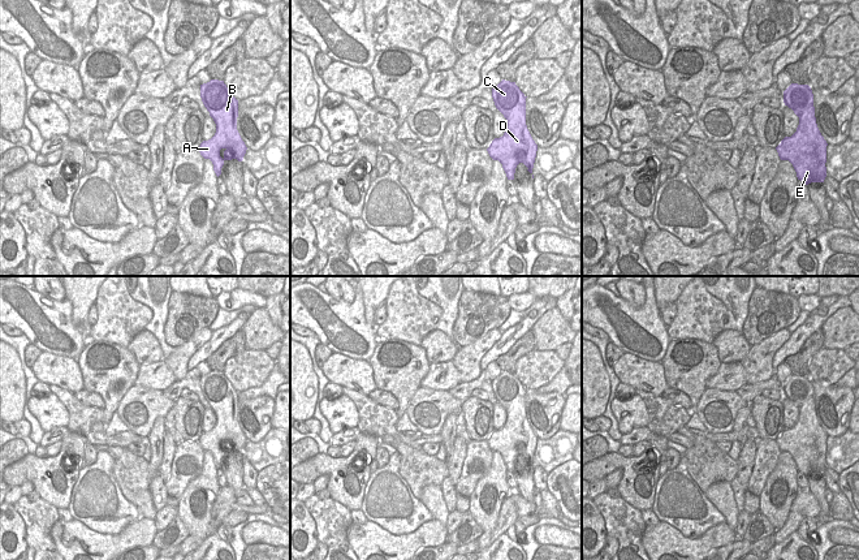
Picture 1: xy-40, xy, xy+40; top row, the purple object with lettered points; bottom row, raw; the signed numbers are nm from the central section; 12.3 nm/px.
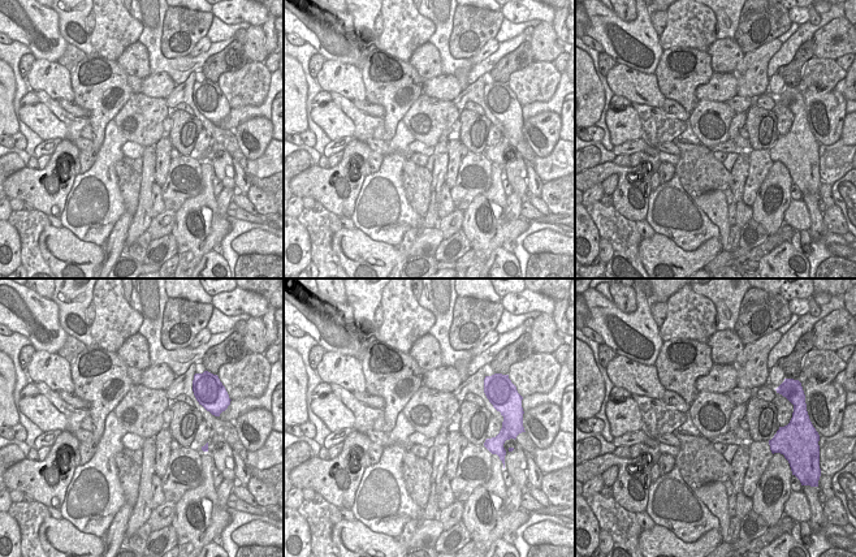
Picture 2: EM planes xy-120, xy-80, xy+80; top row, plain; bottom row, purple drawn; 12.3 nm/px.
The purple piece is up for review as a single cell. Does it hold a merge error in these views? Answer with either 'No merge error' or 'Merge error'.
No merge error.

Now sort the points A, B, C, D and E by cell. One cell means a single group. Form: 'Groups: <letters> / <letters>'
Groups: A B C D E.

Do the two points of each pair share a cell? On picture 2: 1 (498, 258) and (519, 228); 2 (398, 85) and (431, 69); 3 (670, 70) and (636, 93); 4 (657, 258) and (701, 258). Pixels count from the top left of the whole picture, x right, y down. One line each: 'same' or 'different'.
1: different
2: different
3: different
4: same

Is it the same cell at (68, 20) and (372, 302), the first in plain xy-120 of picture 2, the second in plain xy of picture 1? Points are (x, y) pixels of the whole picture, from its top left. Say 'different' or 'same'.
same

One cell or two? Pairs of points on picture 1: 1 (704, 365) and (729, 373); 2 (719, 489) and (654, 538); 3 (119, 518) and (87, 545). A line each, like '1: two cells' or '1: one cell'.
1: two cells
2: two cells
3: two cells

